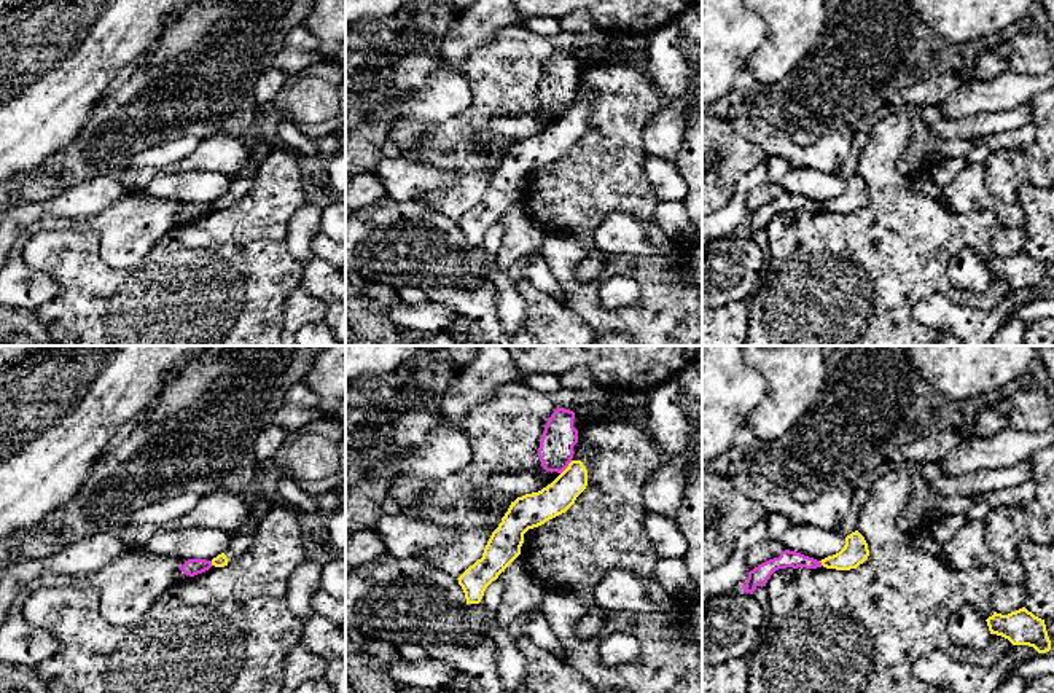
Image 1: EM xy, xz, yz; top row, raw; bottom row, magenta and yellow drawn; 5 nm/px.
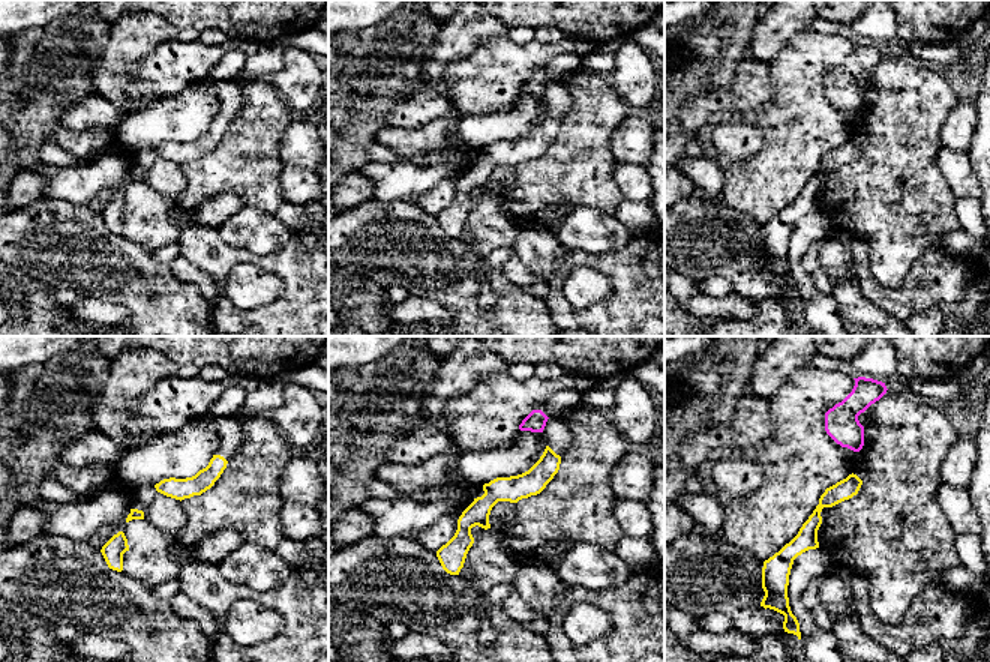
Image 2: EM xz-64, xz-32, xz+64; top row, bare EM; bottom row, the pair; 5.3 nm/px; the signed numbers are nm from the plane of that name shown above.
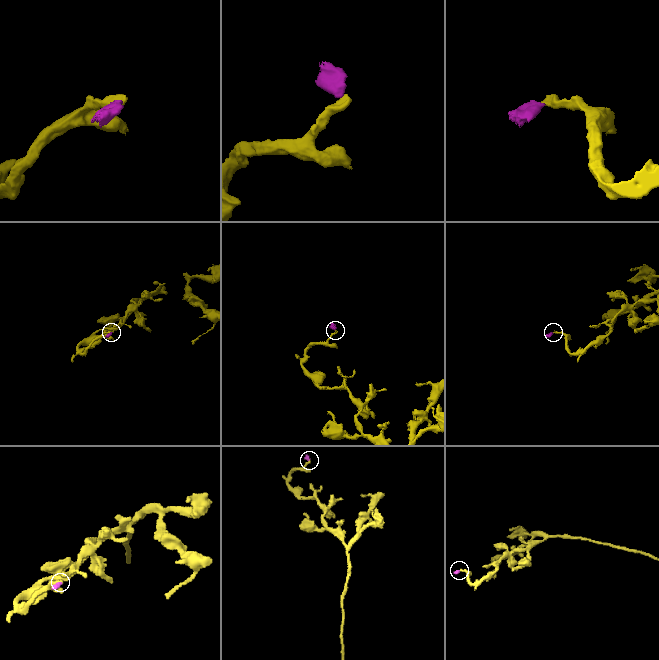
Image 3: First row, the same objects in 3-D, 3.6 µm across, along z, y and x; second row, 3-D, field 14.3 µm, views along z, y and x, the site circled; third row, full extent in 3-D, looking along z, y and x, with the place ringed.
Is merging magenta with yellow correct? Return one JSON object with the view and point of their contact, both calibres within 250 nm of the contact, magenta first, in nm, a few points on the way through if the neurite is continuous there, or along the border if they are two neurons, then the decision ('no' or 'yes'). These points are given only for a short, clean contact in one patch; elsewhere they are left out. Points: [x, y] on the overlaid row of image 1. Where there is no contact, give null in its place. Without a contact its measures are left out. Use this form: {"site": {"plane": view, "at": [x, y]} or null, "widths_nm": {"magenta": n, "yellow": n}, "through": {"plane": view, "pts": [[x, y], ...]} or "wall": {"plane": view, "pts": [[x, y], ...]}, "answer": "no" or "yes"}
{"site": {"plane": "xz", "at": [567, 465]}, "widths_nm": {"magenta": 180, "yellow": 160}, "wall": {"plane": "xz", "pts": [[572, 461], [561, 473]]}, "answer": "no"}

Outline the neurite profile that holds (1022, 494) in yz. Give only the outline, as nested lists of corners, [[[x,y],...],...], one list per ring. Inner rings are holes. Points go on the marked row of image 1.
[[[1035,481],[1009,486],[1001,491],[989,491],[974,495],[974,500],[984,500],[992,508],[1027,507],[1035,497]]]

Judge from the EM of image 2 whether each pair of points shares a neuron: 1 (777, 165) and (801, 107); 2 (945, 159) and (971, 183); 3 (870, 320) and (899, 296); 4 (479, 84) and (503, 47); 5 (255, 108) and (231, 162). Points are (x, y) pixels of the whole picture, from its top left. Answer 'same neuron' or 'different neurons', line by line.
1: same neuron
2: same neuron
3: different neurons
4: same neuron
5: same neuron

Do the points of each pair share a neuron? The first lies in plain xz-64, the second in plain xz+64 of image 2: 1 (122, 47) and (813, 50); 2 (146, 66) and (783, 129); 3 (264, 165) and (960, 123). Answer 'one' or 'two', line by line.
1: two
2: one
3: two

